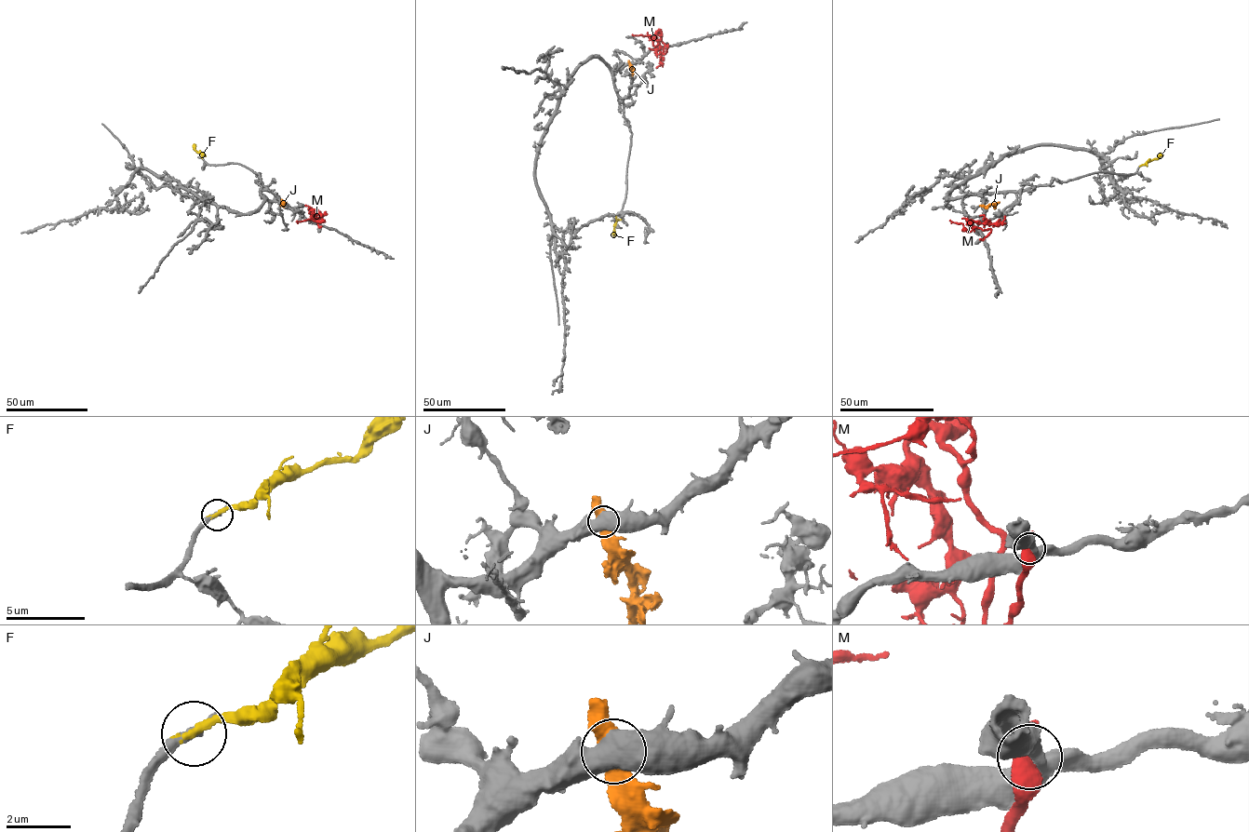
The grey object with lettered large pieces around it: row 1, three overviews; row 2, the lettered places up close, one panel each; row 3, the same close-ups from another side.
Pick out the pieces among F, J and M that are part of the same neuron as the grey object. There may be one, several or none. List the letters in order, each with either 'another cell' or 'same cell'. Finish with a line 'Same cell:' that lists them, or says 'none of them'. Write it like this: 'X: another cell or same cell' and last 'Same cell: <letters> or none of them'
F: same cell
J: another cell
M: another cell
Same cell: F

